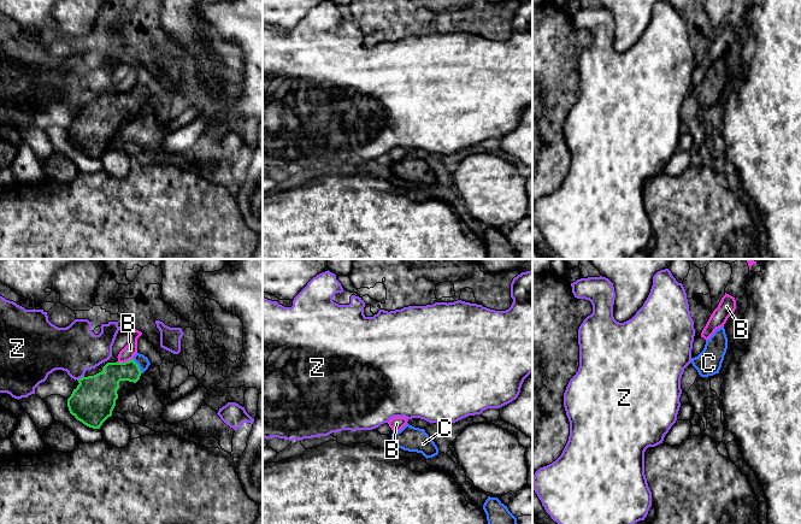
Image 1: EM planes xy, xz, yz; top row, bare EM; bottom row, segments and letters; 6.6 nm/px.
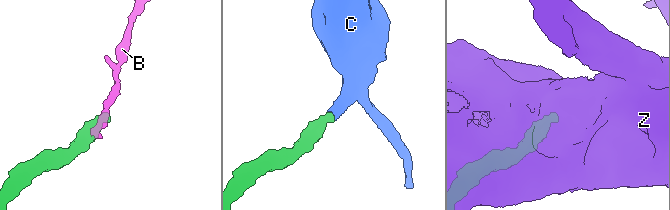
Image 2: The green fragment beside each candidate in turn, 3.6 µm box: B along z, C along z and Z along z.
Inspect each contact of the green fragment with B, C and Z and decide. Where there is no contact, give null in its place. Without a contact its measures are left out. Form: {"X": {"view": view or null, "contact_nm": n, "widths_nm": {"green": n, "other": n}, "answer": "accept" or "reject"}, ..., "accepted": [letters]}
{"B": {"view": "xy", "contact_nm": 110, "widths_nm": {"green": 220, "other": 90}, "answer": "reject"}, "C": {"view": "xy", "contact_nm": 120, "widths_nm": {"green": 170, "other": 80}, "answer": "accept"}, "Z": {"view": "xy", "contact_nm": 60, "widths_nm": {"green": 300, "other": 320}, "answer": "reject"}, "accepted": ["C"]}

